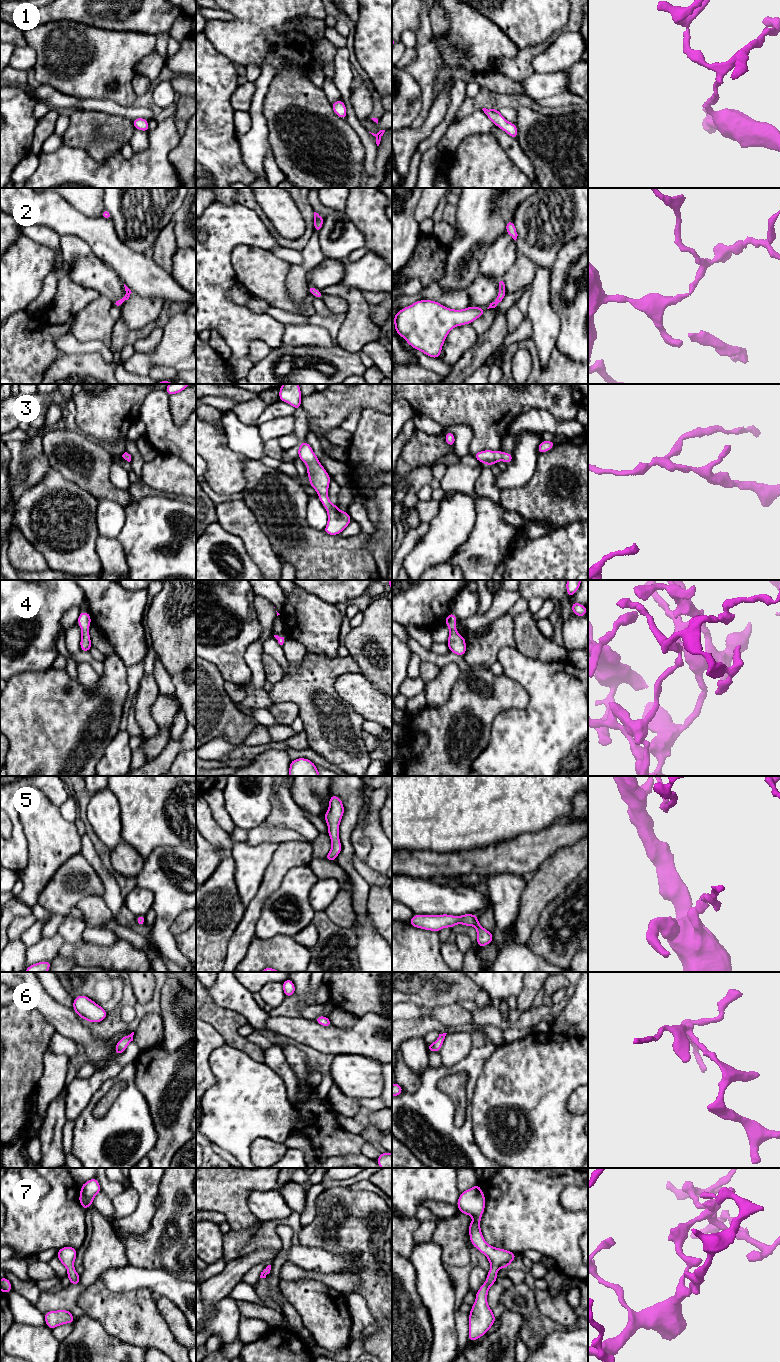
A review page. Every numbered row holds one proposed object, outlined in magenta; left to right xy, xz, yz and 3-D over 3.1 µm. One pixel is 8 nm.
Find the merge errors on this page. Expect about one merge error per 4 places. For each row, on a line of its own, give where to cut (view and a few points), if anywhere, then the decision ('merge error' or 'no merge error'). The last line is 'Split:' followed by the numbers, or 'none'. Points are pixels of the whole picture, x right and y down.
1: no cut | no merge error
2: no cut | no merge error
3: no cut | no merge error
4: no cut | no merge error
5: no cut | no merge error
6: no cut | no merge error
7: no cut | no merge error
Split: none

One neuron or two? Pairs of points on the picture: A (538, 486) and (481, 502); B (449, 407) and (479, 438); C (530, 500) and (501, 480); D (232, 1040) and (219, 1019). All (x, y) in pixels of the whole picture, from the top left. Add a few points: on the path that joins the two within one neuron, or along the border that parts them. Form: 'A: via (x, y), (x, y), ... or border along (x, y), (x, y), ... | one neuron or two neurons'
A: border along (498, 501), (505, 509) | two neurons
B: via (459, 408), (479, 428) | one neuron
C: border along (532, 476), (522, 486), (506, 487), (502, 490) | two neurons
D: via (230, 1035), (228, 1028), (224, 1024) | one neuron

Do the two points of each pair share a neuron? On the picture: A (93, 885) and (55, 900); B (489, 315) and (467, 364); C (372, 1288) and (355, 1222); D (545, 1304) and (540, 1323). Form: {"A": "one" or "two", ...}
{"A": "one", "B": "two", "C": "one", "D": "two"}

